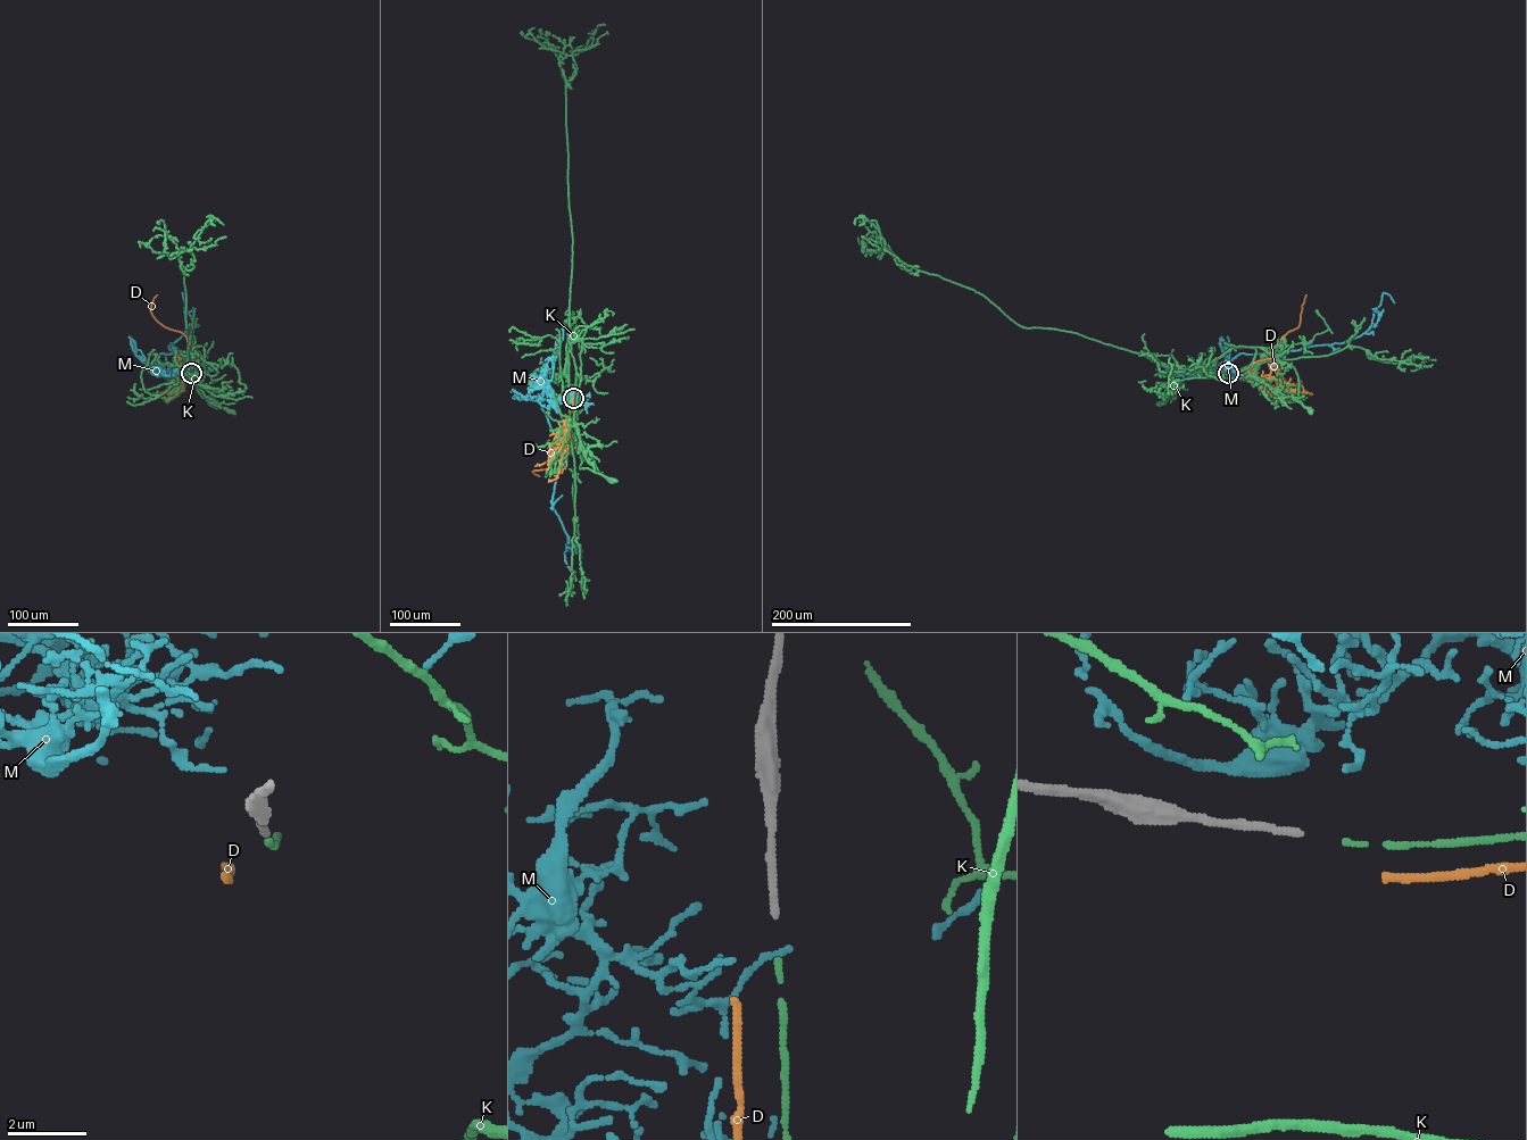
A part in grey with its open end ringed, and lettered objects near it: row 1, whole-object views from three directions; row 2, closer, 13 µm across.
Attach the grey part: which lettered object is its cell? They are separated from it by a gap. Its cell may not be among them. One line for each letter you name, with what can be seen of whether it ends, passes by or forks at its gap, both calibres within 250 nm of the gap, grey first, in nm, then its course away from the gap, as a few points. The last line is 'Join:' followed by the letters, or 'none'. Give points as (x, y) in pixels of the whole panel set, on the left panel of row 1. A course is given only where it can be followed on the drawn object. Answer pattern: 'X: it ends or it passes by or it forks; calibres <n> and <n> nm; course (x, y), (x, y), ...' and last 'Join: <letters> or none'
K: it ends; calibres 170 and 100 nm; course (191, 373), (194, 347), (202, 358), (198, 376), (201, 392), (214, 405), (230, 410)
Join: K

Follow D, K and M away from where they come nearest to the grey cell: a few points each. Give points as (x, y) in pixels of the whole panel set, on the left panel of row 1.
D: (190, 373), (198, 358), (196, 351), (190, 349), (187, 355), (187, 336), (154, 317), (150, 307), (157, 294)
K: (191, 373), (194, 347), (202, 358), (198, 376), (201, 392), (214, 405), (230, 410)
M: (190, 372), (167, 375), (157, 363), (162, 354), (181, 351), (171, 343), (185, 332), (182, 293), (184, 302)

